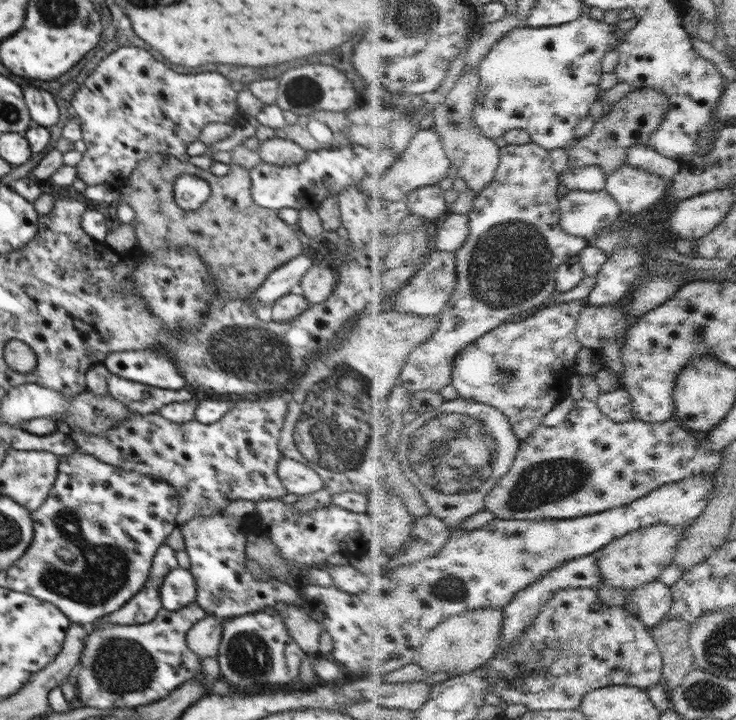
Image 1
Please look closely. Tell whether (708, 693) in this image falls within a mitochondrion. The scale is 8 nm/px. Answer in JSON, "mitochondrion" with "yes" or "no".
{"mitochondrion":"yes"}

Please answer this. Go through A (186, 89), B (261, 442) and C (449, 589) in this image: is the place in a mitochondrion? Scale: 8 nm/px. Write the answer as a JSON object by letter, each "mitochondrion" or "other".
{"A":"other","B":"other","C":"mitochondrion"}

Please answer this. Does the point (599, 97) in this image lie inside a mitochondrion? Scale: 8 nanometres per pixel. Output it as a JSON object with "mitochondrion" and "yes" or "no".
{"mitochondrion":"no"}

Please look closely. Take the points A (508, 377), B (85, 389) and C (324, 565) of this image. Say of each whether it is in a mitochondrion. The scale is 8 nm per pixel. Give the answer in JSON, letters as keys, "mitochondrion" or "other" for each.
{"A":"mitochondrion","B":"other","C":"other"}

